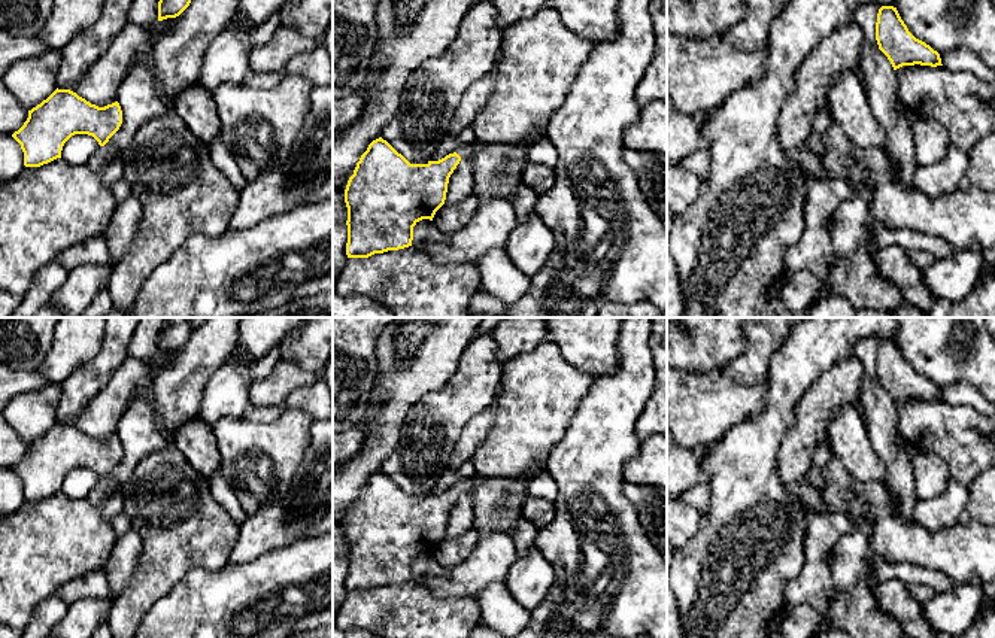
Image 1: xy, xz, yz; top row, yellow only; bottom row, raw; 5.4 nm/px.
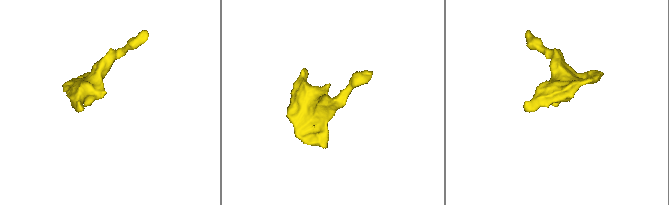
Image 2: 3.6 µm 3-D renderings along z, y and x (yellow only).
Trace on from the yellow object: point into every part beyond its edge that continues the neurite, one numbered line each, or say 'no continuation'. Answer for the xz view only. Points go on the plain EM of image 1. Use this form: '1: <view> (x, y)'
1: xz (497, 501)

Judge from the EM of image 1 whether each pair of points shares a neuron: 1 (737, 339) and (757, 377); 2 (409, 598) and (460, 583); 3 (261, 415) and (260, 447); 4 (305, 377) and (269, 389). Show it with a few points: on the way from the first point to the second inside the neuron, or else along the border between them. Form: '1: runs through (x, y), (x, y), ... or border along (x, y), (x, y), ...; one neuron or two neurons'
1: border along (746, 333), (746, 345), (727, 362), (722, 371); two neurons
2: border along (410, 580), (425, 585), (440, 597), (466, 597); two neurons
3: border along (285, 407), (270, 421), (248, 421), (242, 418); two neurons
4: runs through (296, 377), (285, 377), (278, 385); one neuron

